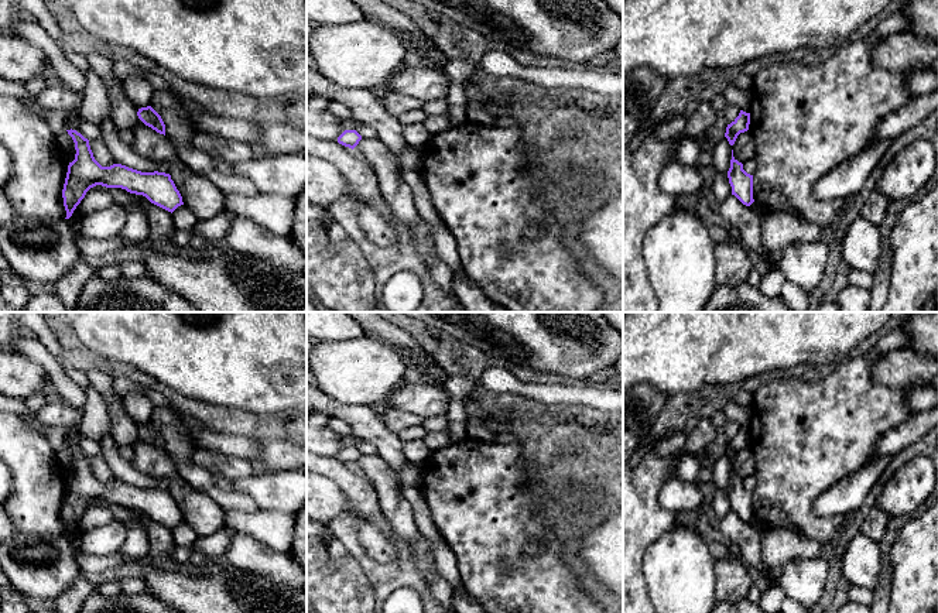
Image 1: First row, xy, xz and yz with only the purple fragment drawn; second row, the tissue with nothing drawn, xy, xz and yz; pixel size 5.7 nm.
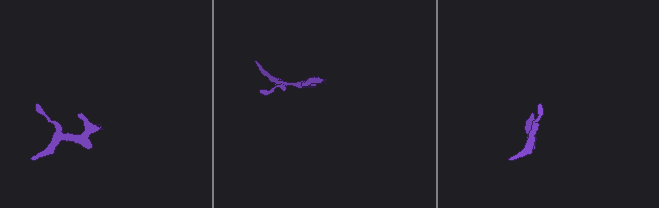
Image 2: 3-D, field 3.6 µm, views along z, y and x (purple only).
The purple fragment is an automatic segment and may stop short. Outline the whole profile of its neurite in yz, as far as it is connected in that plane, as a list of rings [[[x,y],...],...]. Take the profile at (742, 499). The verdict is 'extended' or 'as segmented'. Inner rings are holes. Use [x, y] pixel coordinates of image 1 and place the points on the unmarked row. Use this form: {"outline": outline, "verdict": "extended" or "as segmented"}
{"outline": [[[733,466],[728,494],[732,503],[732,511],[735,511],[743,521],[750,523],[754,518],[753,492],[743,486],[743,480],[733,473]]], "verdict": "as segmented"}

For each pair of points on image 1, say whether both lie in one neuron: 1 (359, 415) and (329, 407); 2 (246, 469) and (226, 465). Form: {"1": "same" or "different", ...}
{"1": "same", "2": "same"}

